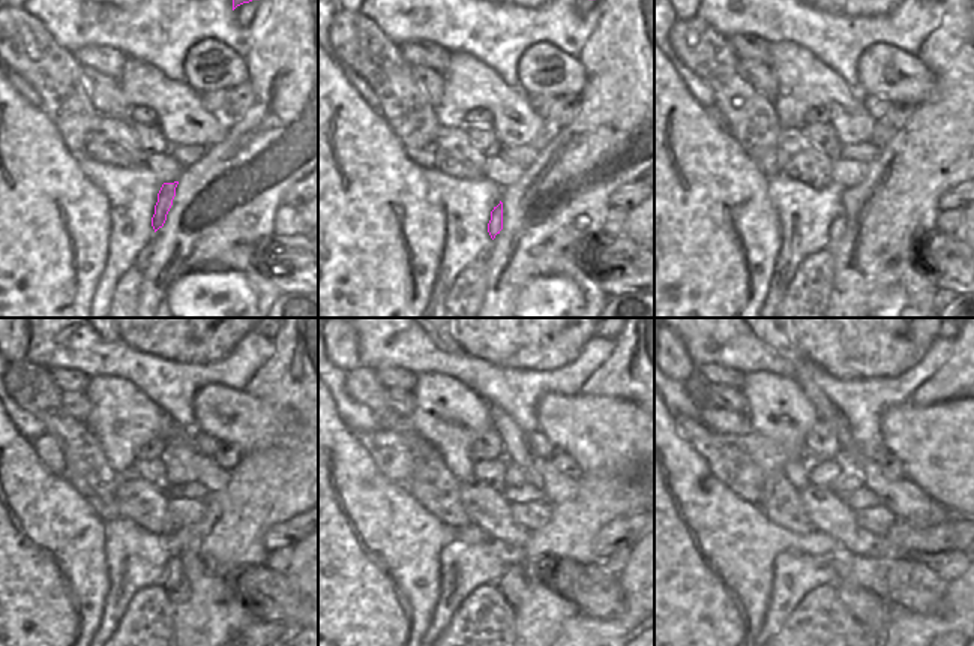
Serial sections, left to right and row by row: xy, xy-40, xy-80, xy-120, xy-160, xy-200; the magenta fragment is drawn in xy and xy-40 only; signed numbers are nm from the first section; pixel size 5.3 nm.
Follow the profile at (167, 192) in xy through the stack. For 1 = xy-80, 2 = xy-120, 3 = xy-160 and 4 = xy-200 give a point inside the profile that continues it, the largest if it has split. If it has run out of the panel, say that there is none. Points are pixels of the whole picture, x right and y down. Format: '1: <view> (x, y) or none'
1: xy-80 (838, 225)
2: xy-120 (173, 576)
3: xy-160 (514, 582)
4: xy-200 (869, 610)

